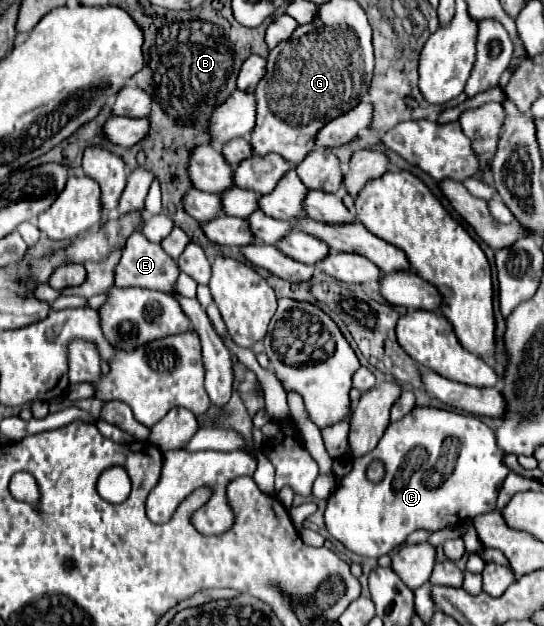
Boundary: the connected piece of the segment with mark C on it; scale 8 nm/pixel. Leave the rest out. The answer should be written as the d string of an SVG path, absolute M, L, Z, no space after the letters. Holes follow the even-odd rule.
M417 406L401 422L389 424L375 450L355 458L351 472L339 480L341 484L337 486L335 494L327 500L325 526L327 532L333 538L337 538L343 546L347 546L351 552L365 558L379 558L403 546L407 536L419 528L427 528L435 532L445 526L455 526L465 518L475 518L477 514L485 514L493 510L495 508L493 488L495 488L495 504L497 504L499 484L503 484L507 474L509 470L503 464L503 452L495 442L495 434L479 418L455 414L449 410ZM445 444L457 444L457 454L453 454L453 458L447 456L447 452L443 450ZM375 458L381 458L387 468L387 474L379 484L369 482L365 474L369 462Z

